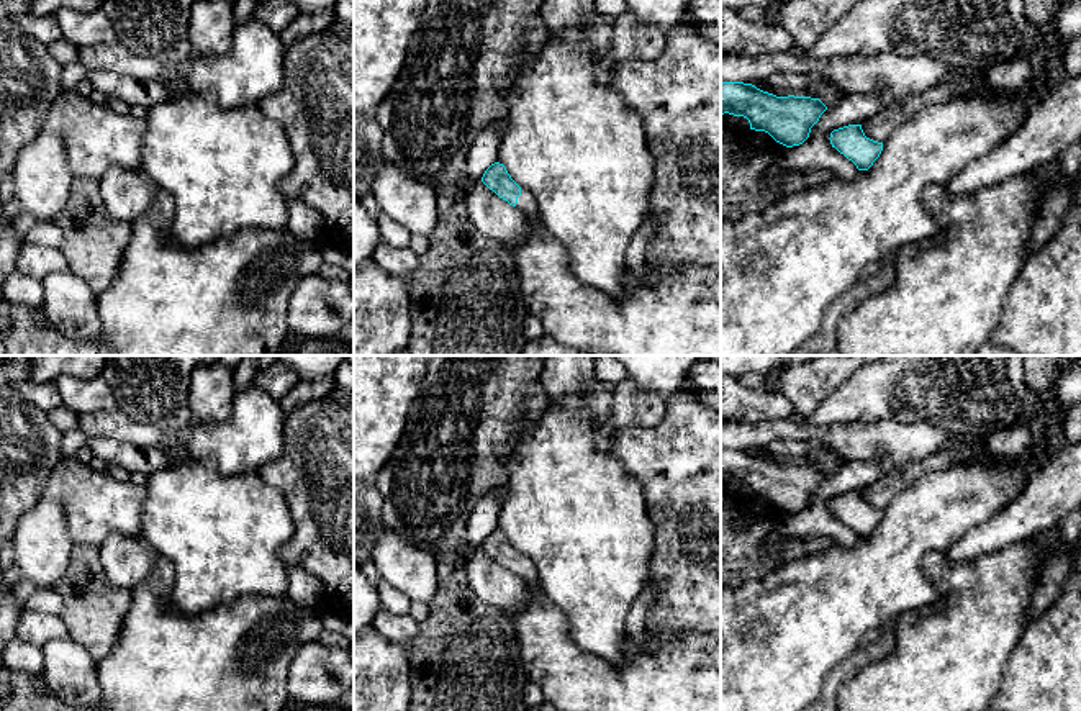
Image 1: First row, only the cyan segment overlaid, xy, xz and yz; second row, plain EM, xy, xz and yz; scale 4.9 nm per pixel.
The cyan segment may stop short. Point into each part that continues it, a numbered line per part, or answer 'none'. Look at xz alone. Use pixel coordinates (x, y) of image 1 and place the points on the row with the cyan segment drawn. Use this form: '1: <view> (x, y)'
1: xz (678, 313)

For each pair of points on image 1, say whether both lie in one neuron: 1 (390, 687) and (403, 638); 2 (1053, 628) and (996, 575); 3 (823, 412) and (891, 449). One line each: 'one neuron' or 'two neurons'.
1: two neurons
2: two neurons
3: two neurons

